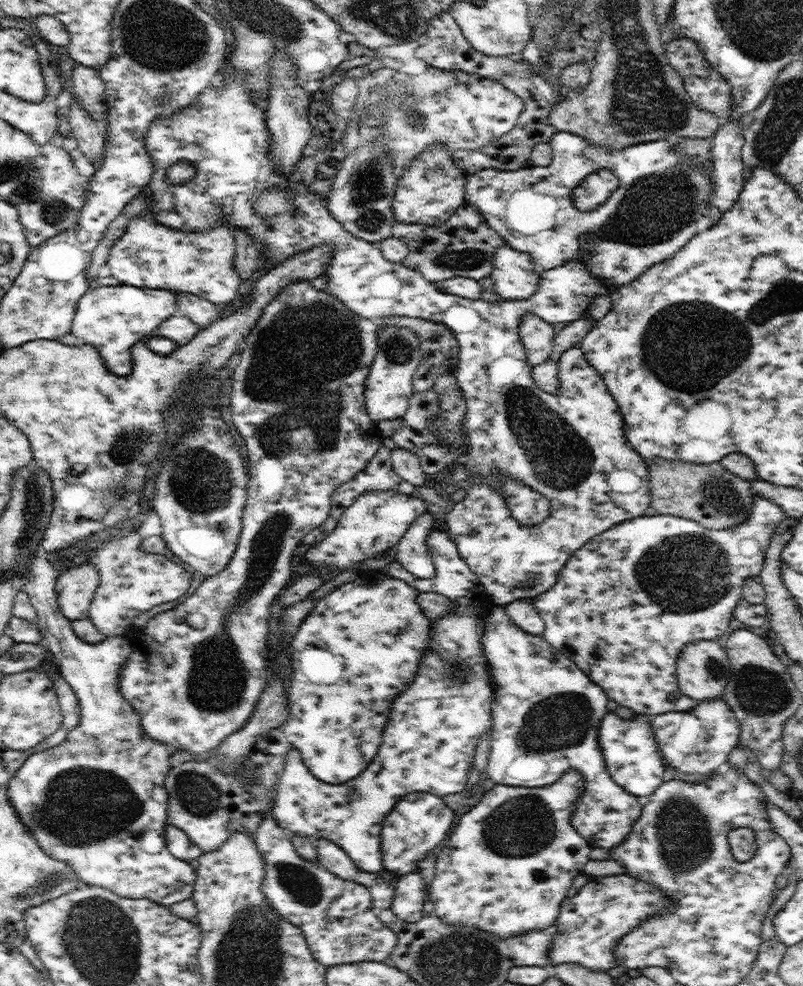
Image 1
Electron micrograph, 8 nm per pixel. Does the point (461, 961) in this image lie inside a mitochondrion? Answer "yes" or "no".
yes

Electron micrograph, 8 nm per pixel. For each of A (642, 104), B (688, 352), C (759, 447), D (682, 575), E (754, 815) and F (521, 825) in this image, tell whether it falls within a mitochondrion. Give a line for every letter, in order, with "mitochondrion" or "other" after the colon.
A: mitochondrion
B: mitochondrion
C: other
D: mitochondrion
E: other
F: mitochondrion

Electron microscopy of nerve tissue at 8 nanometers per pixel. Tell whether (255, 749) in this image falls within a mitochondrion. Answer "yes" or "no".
no

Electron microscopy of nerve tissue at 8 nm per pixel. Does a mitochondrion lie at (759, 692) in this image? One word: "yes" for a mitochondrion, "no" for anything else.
yes

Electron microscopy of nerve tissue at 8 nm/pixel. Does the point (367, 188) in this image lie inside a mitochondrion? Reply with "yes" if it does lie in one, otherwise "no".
yes

